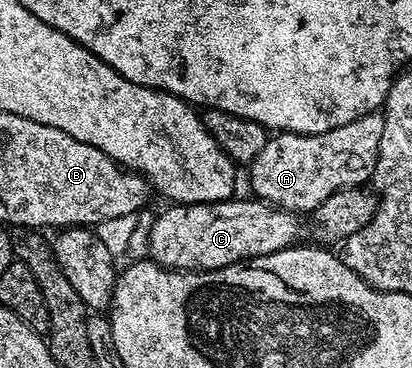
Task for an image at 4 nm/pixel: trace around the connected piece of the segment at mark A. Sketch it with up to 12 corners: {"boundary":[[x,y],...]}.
{"boundary":[[383,114],[273,134],[251,194],[310,213],[371,180]]}

